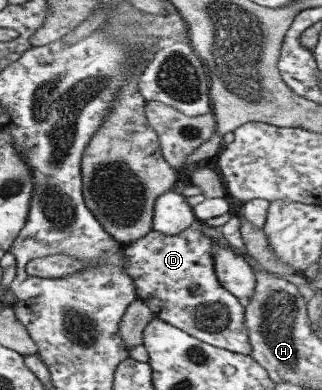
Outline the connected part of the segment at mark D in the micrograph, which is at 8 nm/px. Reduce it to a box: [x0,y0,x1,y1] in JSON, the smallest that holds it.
[122,222,252,355]

